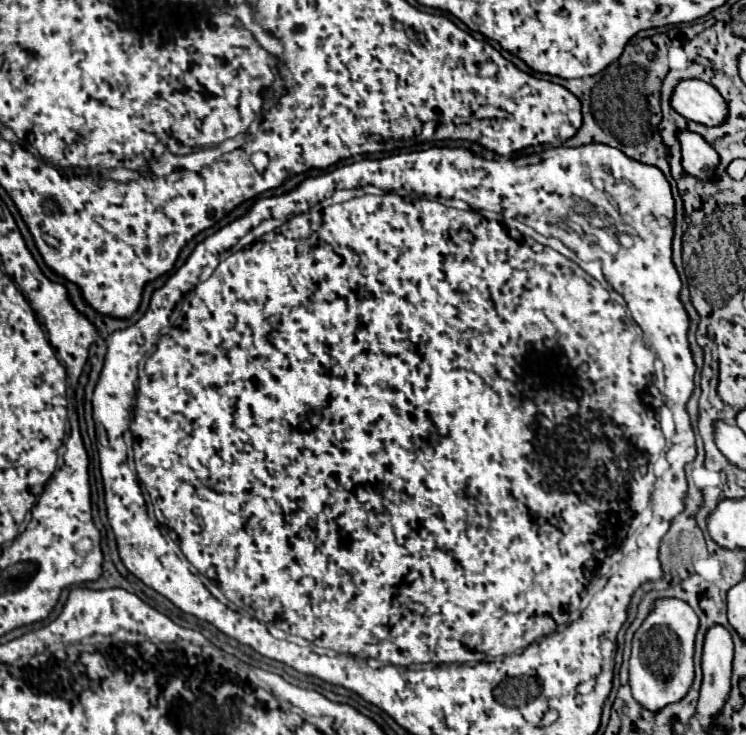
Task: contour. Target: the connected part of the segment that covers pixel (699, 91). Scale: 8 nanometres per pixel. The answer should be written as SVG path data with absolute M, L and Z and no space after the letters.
M700 79L680 81L672 95L672 107L682 117L706 127L722 125L728 119L728 105L718 89Z

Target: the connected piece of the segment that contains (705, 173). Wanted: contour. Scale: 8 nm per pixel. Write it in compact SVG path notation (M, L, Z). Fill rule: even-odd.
M680 131L678 135L680 145L682 145L682 165L684 169L694 175L696 179L702 181L714 181L718 179L716 167L720 165L718 153L700 137L698 133L692 131Z

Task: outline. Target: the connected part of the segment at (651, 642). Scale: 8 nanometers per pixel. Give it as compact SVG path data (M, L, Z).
M658 599L656 609L648 615L632 641L630 687L640 707L660 713L666 705L686 697L694 681L694 643L698 633L698 617L680 599Z

